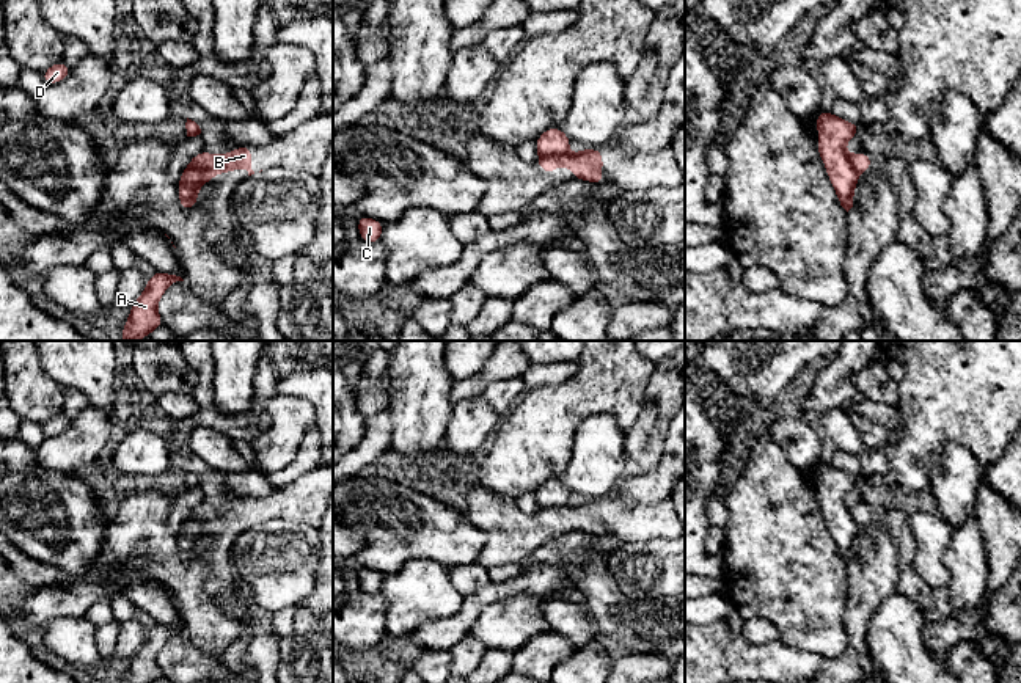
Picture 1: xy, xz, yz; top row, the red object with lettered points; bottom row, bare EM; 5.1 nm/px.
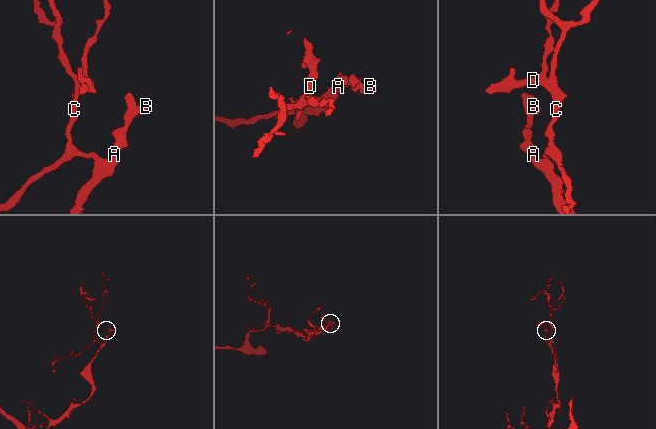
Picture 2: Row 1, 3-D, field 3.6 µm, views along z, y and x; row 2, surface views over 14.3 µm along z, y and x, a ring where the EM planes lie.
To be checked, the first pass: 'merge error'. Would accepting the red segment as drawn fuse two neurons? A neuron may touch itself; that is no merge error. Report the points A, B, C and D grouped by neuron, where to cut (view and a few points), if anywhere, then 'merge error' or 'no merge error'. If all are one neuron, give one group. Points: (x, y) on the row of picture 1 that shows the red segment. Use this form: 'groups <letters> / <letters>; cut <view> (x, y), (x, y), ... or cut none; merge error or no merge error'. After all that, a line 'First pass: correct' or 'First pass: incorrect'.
groups A C D / B; cut xy (189, 165), (200, 167), (206, 179); merge error
First pass: correct

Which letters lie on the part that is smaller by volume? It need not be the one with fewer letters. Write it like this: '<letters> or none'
B

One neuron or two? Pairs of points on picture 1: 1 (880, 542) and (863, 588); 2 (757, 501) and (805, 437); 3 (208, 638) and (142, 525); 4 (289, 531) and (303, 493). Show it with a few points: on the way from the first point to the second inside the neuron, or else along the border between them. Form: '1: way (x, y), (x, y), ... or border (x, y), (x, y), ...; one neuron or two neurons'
1: way (875, 553), (872, 577); one neuron
2: border (767, 429), (772, 440), (803, 471); two neurons
3: way (197, 609), (193, 592), (154, 553); one neuron
4: border (263, 520), (299, 518), (316, 528); two neurons

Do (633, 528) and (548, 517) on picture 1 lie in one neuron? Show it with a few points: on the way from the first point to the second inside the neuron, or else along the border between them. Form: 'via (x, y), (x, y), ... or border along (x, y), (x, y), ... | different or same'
via (613, 515), (569, 517) | same

